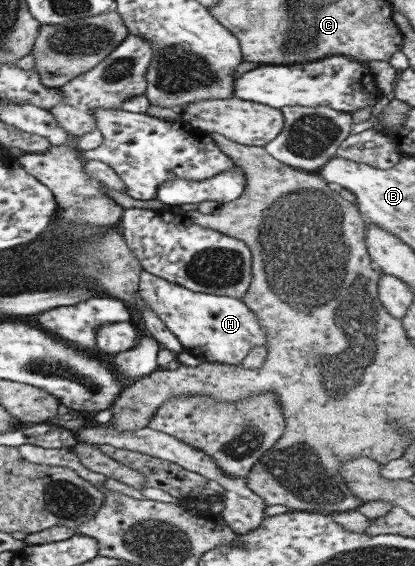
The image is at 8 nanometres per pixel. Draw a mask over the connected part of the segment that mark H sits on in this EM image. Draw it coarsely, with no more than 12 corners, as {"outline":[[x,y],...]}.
{"outline":[[144,270],[147,306],[202,361],[234,367],[267,337],[241,299]]}

